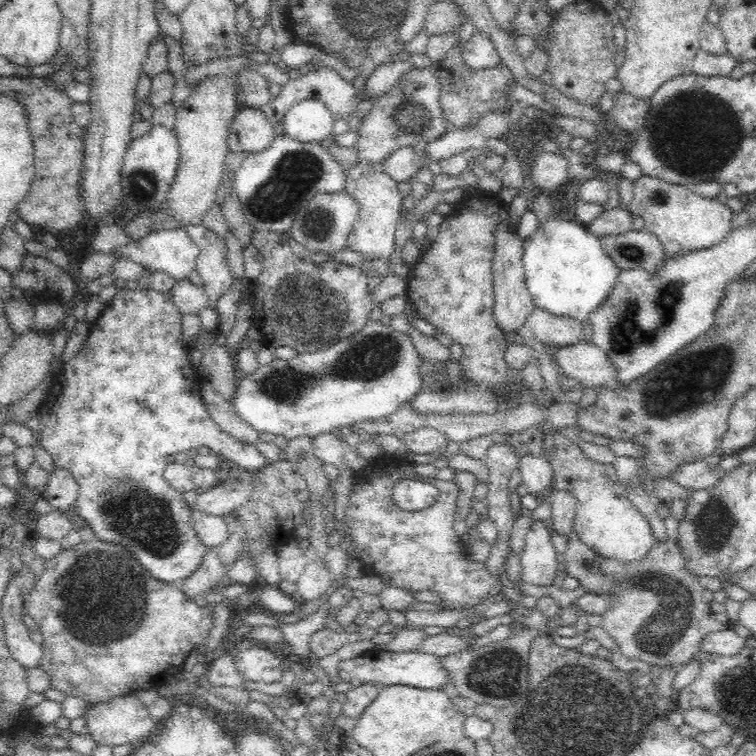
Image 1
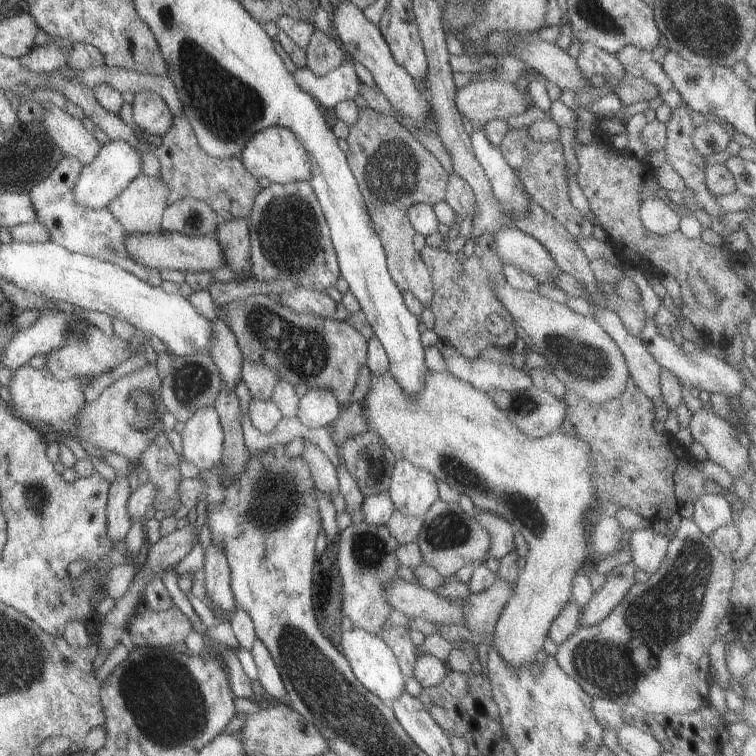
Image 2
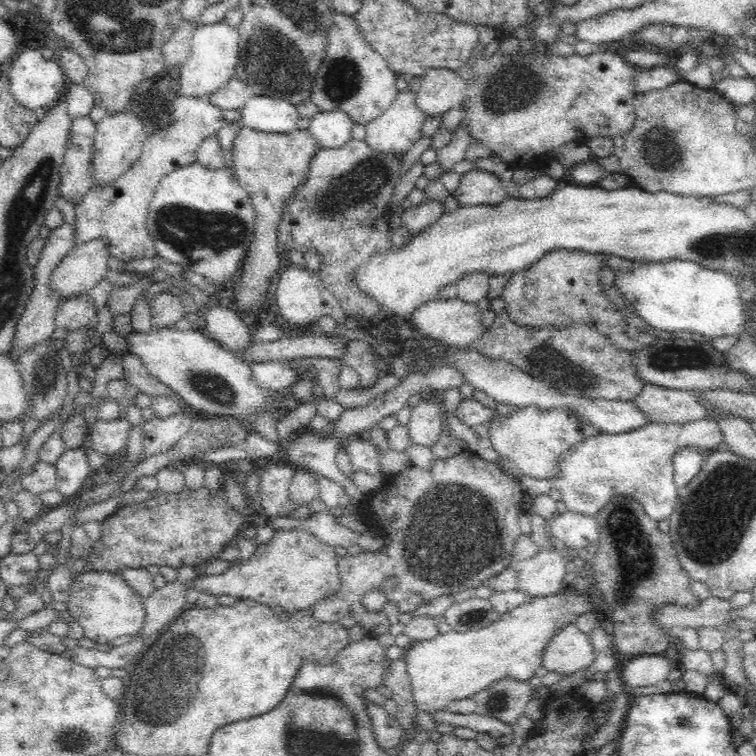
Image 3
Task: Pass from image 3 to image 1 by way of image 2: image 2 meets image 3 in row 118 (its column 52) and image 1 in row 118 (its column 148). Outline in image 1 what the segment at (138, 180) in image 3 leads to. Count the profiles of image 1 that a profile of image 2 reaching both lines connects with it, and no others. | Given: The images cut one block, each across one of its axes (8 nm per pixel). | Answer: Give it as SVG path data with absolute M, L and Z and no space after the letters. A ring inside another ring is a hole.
M320 68L318 72L302 71L304 76L293 75L287 84L282 86L282 92L278 98L272 99L270 104L264 105L261 111L267 116L270 124L273 126L275 135L282 135L283 122L287 110L290 110L291 106L295 103L302 102L304 100L319 101L326 105L330 112L334 115L334 118L346 119L350 113L354 113L357 102L356 90L349 84L348 81L341 78L339 74L330 68Z

